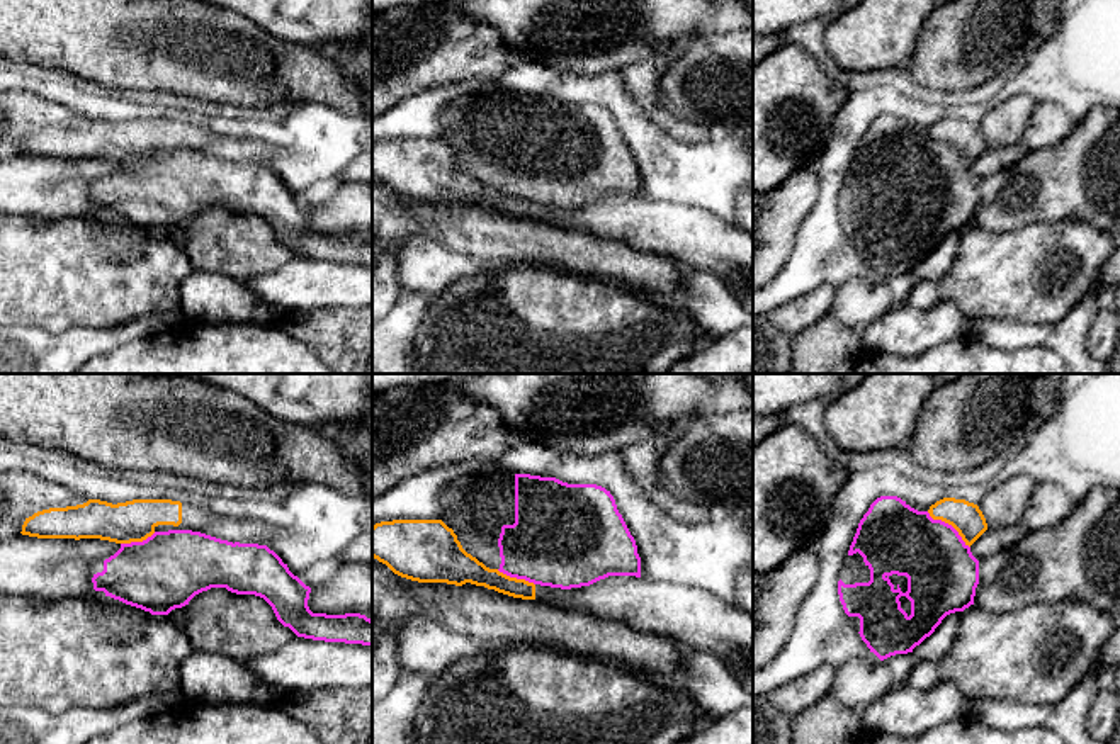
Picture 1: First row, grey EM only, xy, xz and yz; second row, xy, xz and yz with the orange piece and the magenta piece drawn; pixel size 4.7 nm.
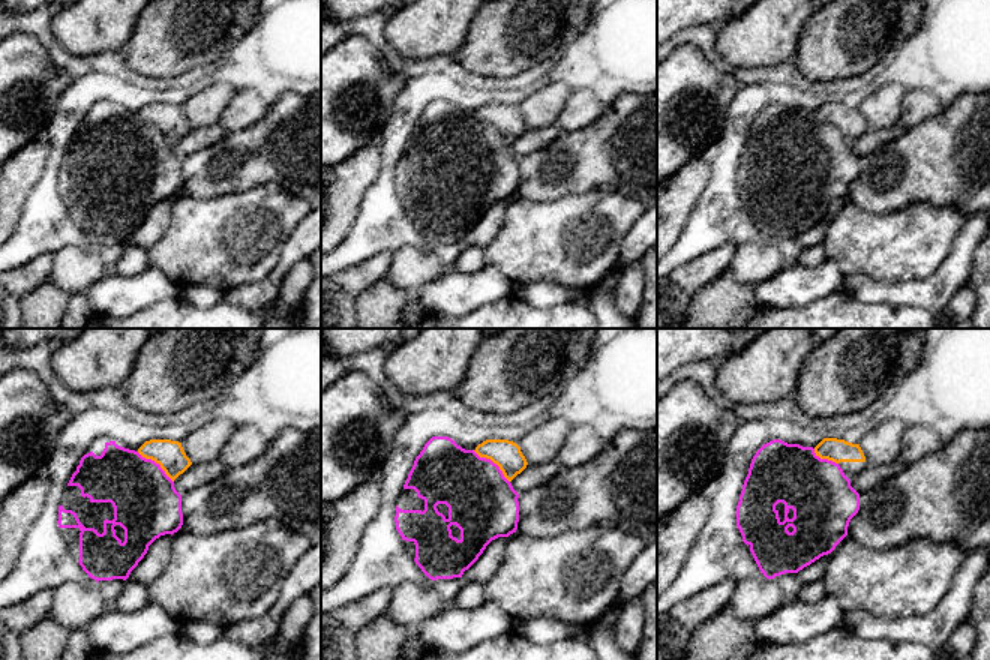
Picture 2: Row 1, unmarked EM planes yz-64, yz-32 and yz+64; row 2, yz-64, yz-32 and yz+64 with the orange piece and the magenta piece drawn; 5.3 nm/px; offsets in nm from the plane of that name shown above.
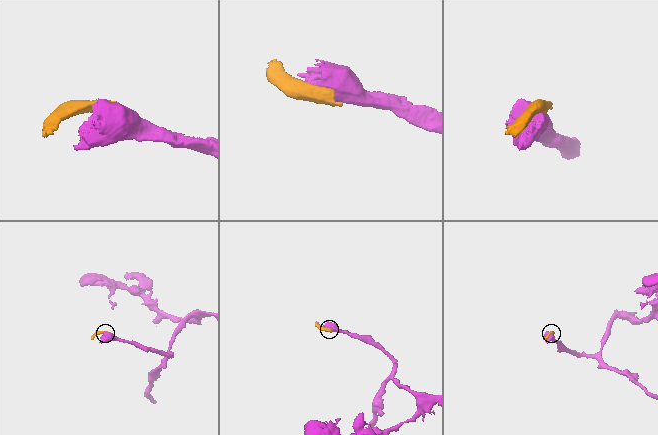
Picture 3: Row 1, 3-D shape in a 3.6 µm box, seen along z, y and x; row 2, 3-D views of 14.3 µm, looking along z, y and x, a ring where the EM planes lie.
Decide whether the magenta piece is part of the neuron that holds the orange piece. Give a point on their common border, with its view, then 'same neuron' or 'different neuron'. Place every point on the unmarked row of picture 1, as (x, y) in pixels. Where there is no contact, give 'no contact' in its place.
contact yz (950, 143); different neuron

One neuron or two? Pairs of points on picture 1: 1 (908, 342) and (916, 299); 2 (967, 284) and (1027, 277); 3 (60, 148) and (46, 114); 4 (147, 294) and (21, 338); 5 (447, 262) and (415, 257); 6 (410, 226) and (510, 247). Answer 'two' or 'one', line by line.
1: two
2: one
3: one
4: two
5: one
6: two

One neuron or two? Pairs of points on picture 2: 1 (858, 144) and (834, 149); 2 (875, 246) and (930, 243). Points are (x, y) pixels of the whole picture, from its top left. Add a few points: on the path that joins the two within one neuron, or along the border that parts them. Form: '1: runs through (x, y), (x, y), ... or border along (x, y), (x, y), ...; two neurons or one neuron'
1: runs through (852, 149), (840, 149); one neuron
2: runs through (888, 246), (917, 243); one neuron

